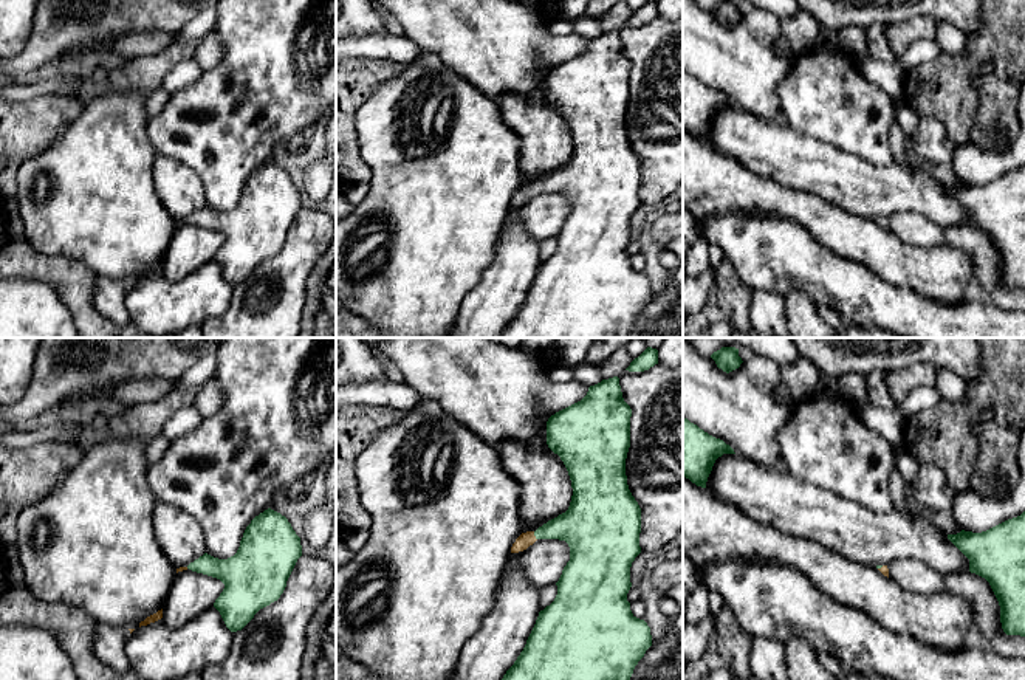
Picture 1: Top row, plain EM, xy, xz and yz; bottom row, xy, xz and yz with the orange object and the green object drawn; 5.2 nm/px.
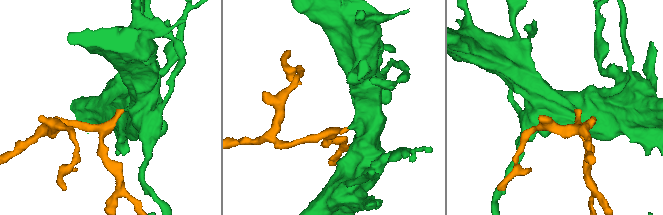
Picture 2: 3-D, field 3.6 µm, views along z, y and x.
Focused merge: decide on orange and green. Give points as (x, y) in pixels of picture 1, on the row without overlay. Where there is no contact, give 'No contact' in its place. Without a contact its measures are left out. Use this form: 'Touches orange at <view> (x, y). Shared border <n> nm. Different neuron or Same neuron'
Touches orange at xz (534, 189). Shared border 50 nm. Same neuron

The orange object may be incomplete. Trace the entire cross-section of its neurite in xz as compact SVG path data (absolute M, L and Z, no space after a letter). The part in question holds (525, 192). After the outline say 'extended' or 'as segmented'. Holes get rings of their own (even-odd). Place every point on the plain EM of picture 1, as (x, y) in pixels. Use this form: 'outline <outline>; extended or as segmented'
outline M613 29L590 39L587 48L556 65L547 74L547 98L564 115L573 141L565 166L536 184L522 186L511 200L519 206L537 192L559 192L570 200L570 214L562 223L554 254L539 265L526 297L499 338L629 338L635 319L652 299L650 280L630 263L627 246L632 240L630 220L641 206L641 161L632 149L626 112L630 101L632 62L624 54L619 31Z; extended

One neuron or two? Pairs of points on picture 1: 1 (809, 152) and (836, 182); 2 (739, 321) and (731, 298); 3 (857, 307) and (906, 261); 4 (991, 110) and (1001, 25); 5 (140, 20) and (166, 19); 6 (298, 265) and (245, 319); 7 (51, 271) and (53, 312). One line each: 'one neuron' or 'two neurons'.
1: one neuron
2: one neuron
3: two neurons
4: two neurons
5: one neuron
6: one neuron
7: two neurons

